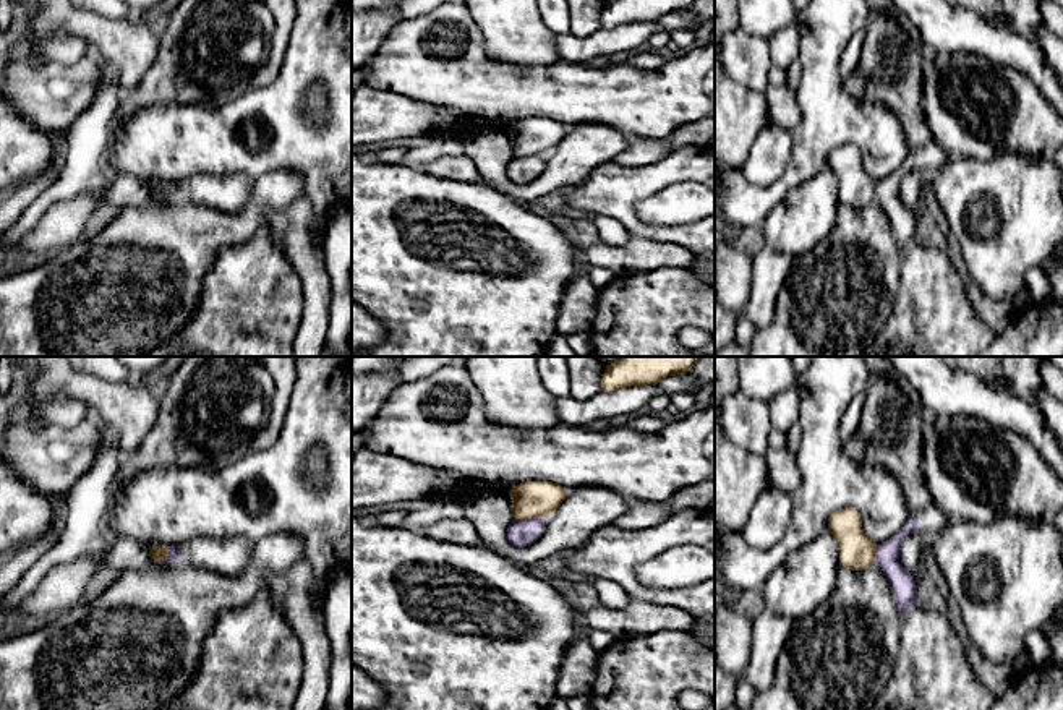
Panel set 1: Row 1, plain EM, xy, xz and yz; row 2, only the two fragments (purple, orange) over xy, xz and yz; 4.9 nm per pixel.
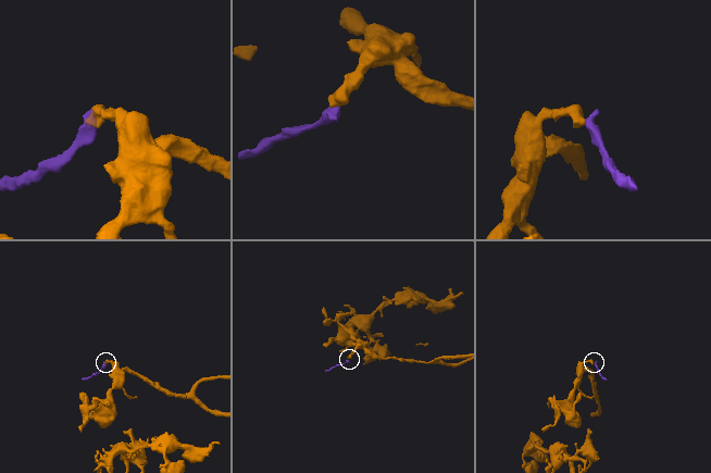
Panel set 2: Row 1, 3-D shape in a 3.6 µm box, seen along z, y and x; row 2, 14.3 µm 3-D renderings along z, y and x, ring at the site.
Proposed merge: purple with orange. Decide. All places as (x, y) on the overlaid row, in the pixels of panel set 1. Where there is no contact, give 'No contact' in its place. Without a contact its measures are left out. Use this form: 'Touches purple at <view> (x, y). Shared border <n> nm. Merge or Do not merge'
Touches purple at xz (529, 521). Shared border 150 nm. Do not merge

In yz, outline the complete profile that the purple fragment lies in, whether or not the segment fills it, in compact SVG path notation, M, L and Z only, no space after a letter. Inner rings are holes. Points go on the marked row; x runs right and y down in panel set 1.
M929 503L922 511L909 517L898 535L877 546L877 564L890 582L901 616L916 605L917 585L912 572L899 562L899 545L911 533L930 540L945 525L948 525L946 515L933 503Z

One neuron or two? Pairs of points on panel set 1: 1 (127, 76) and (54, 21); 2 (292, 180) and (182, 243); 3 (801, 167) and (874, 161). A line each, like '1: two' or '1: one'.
1: one
2: one
3: one

